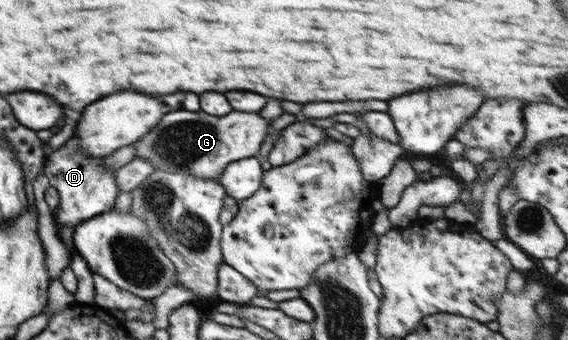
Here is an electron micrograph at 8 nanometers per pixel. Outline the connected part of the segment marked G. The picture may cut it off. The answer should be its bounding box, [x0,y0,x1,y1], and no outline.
[134,110,270,180]

